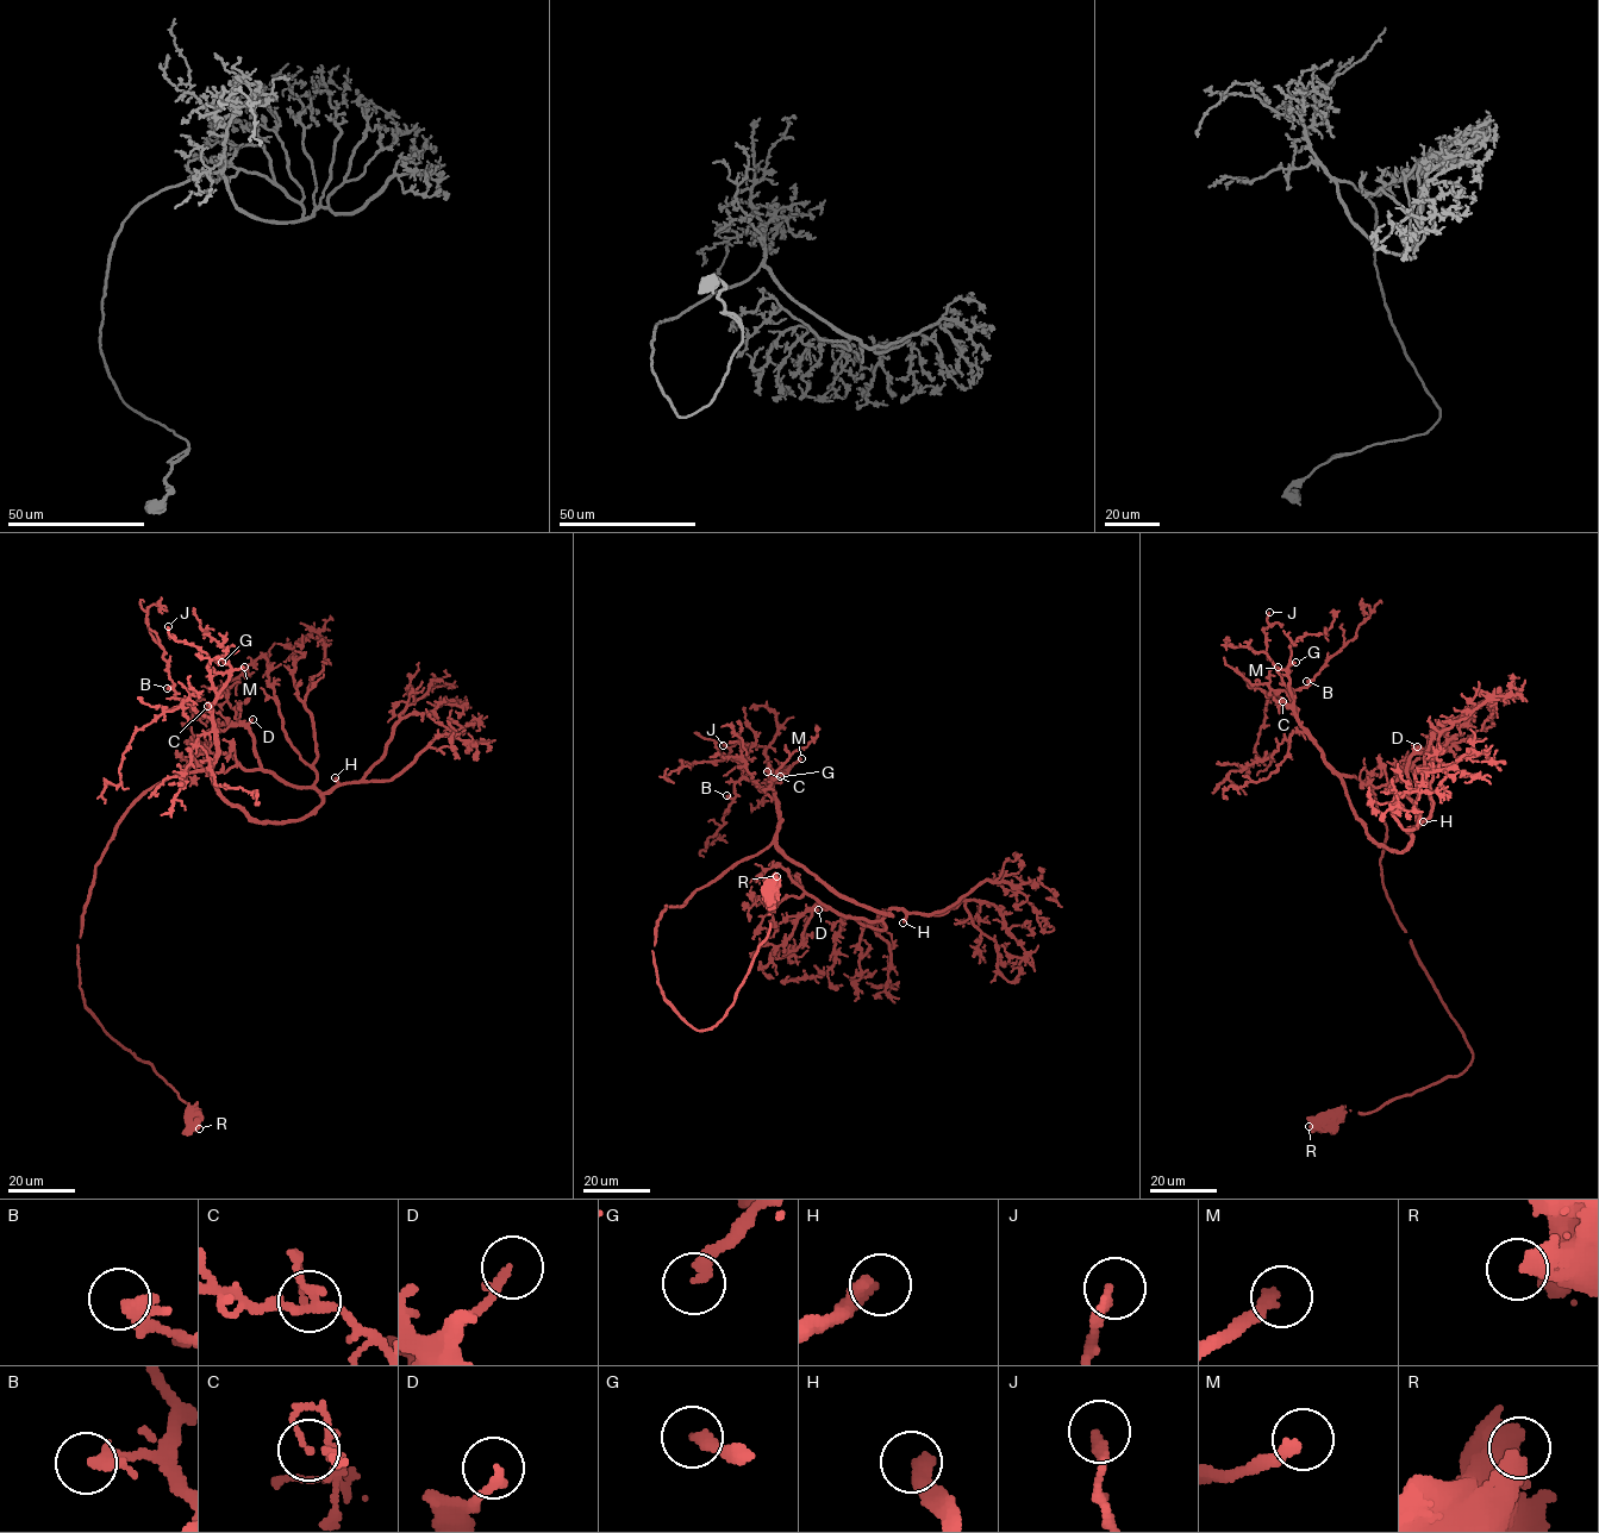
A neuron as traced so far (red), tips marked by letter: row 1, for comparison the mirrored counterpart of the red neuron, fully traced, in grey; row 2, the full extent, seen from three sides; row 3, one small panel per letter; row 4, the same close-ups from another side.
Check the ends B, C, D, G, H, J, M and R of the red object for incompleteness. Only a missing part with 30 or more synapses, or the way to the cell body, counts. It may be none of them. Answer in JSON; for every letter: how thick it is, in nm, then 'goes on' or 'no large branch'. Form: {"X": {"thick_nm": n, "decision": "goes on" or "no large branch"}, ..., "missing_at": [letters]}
{"B": {"thick_nm": 380, "decision": "no large branch"}, "C": {"thick_nm": 120, "decision": "no large branch"}, "D": {"thick_nm": 200, "decision": "no large branch"}, "G": {"thick_nm": 280, "decision": "no large branch"}, "H": {"thick_nm": 380, "decision": "goes on"}, "J": {"thick_nm": 200, "decision": "no large branch"}, "M": {"thick_nm": 240, "decision": "no large branch"}, "R": {"thick_nm": 480, "decision": "no large branch"}, "missing_at": ["H"]}

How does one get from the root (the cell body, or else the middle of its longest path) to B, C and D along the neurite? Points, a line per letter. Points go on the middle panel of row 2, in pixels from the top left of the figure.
B: (769, 895), (736, 999), (695, 1030), (657, 983), (656, 924), (780, 824), (772, 789), (742, 778), (726, 795)
C: (769, 895), (768, 934), (736, 999), (695, 1030), (657, 983), (656, 924), (769, 845), (780, 824), (767, 771)
D: (769, 895), (768, 934), (736, 999), (695, 1030), (657, 983), (666, 905), (773, 843), (891, 914), (818, 909)

